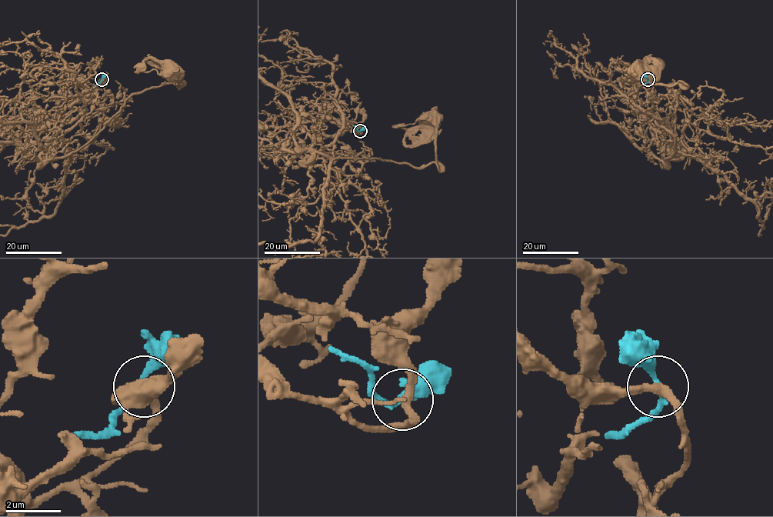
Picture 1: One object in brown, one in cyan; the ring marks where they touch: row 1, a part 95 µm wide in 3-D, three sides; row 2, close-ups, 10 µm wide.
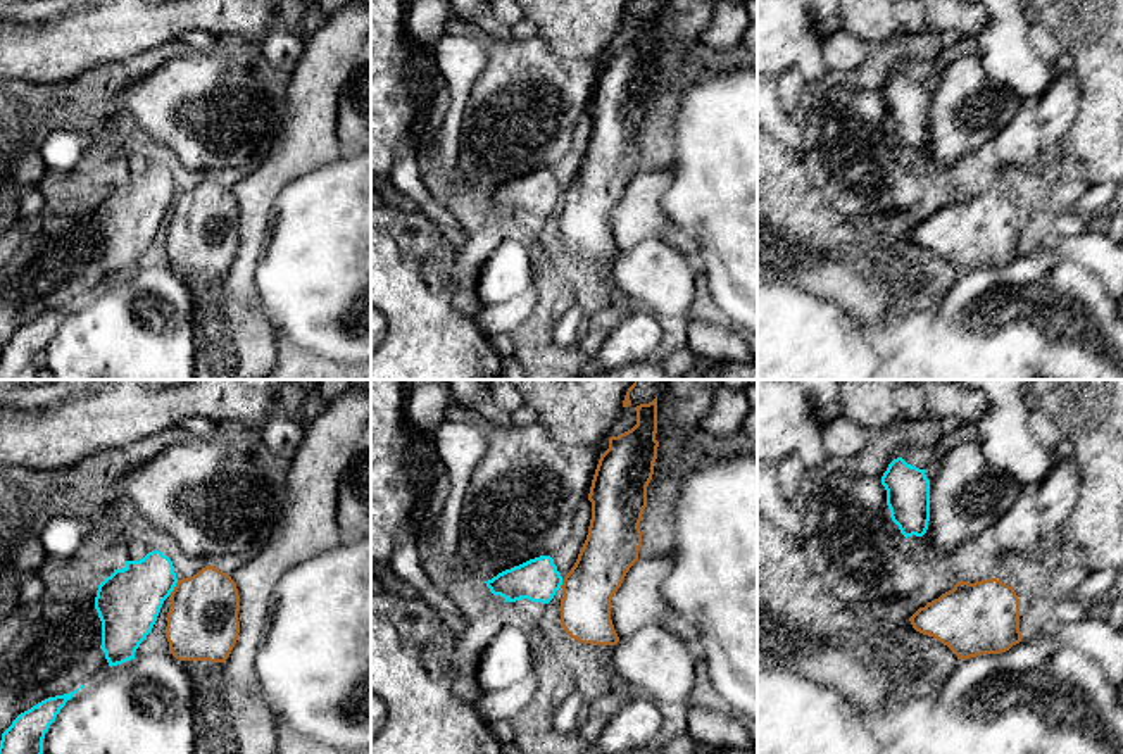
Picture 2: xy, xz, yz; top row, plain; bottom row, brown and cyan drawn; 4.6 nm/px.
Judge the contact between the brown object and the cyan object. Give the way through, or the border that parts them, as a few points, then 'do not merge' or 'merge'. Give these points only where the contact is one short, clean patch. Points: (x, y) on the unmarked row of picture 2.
way xy (202, 237), (200, 226), (175, 201), (144, 201), (128, 216); merge

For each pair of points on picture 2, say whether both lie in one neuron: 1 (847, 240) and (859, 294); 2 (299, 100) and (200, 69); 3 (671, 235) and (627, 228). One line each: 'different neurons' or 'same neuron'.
1: same neuron
2: different neurons
3: same neuron

